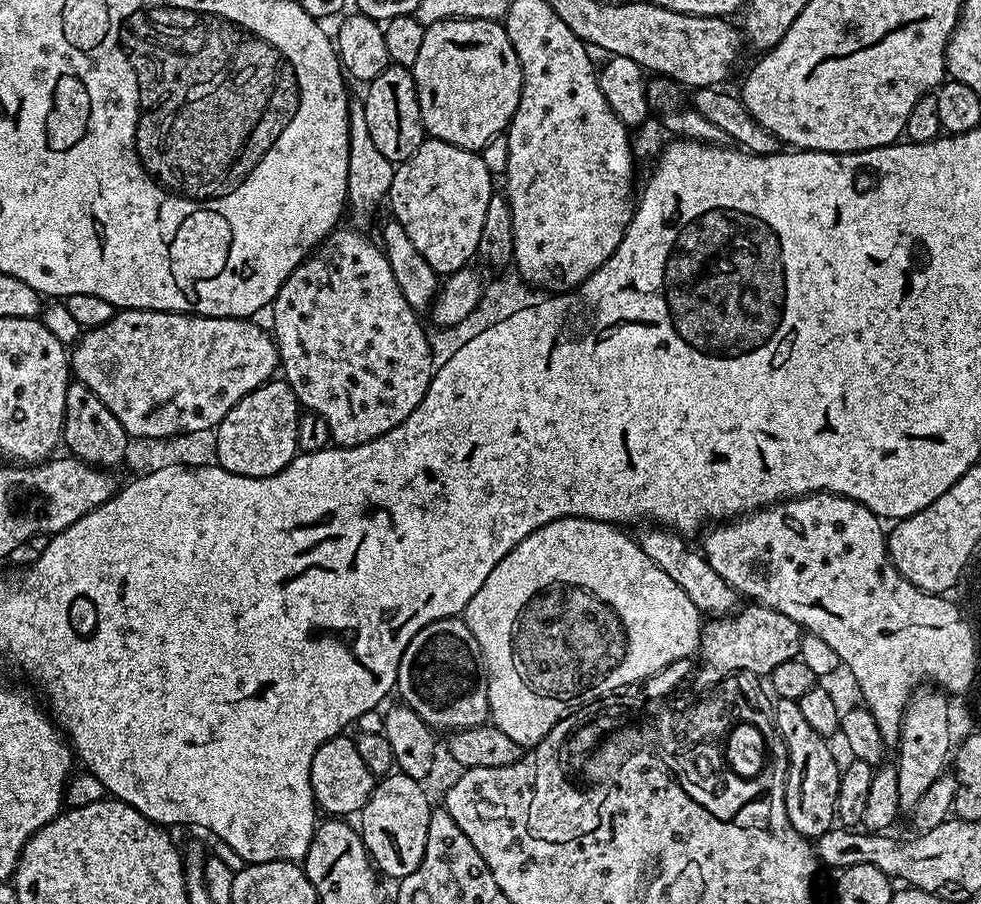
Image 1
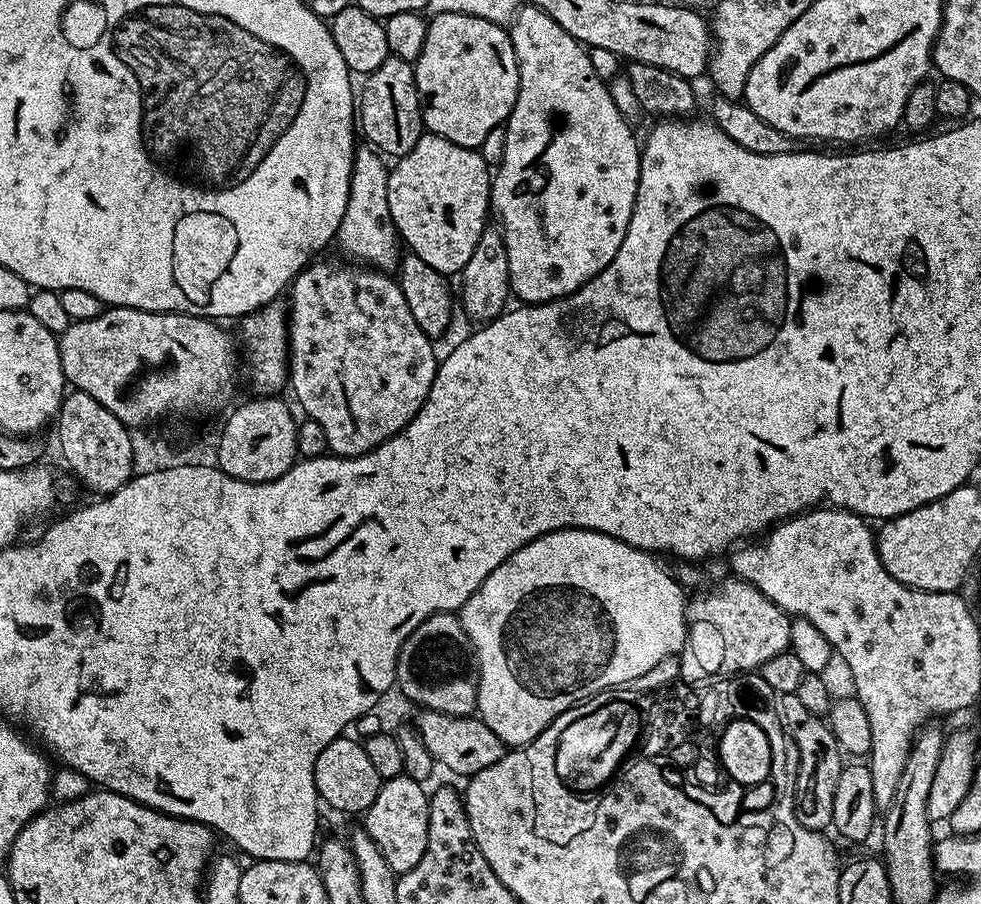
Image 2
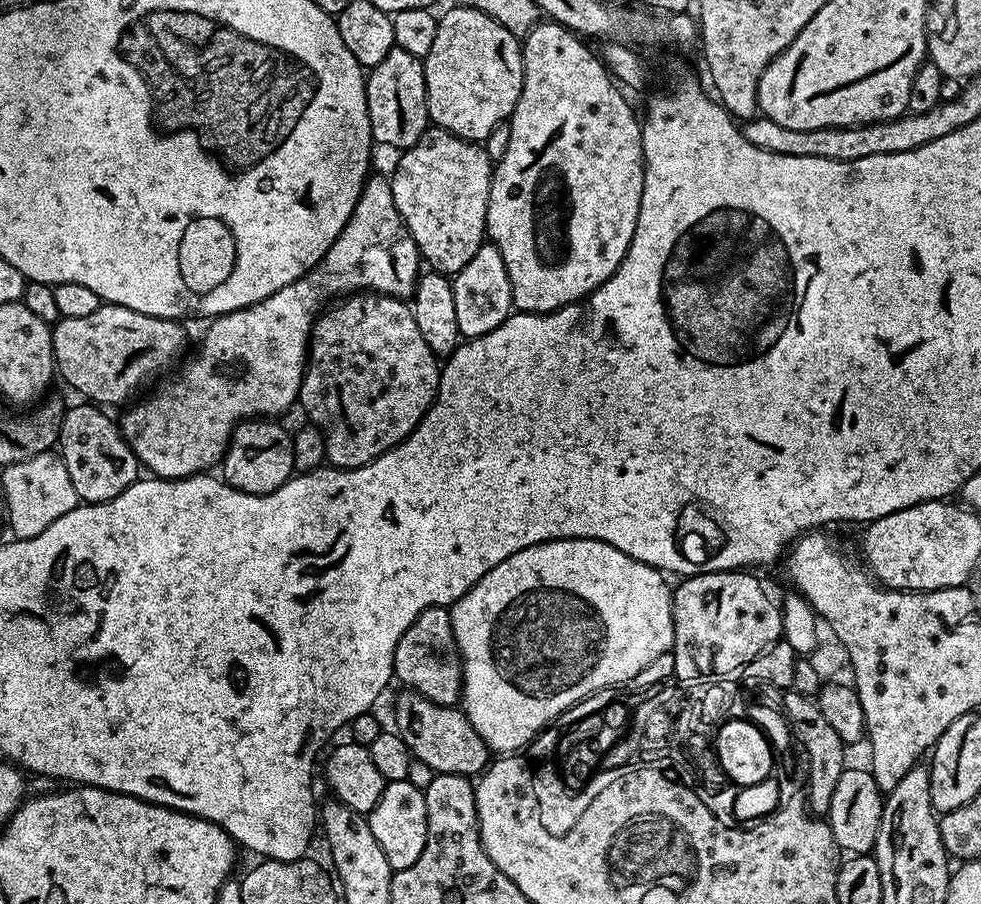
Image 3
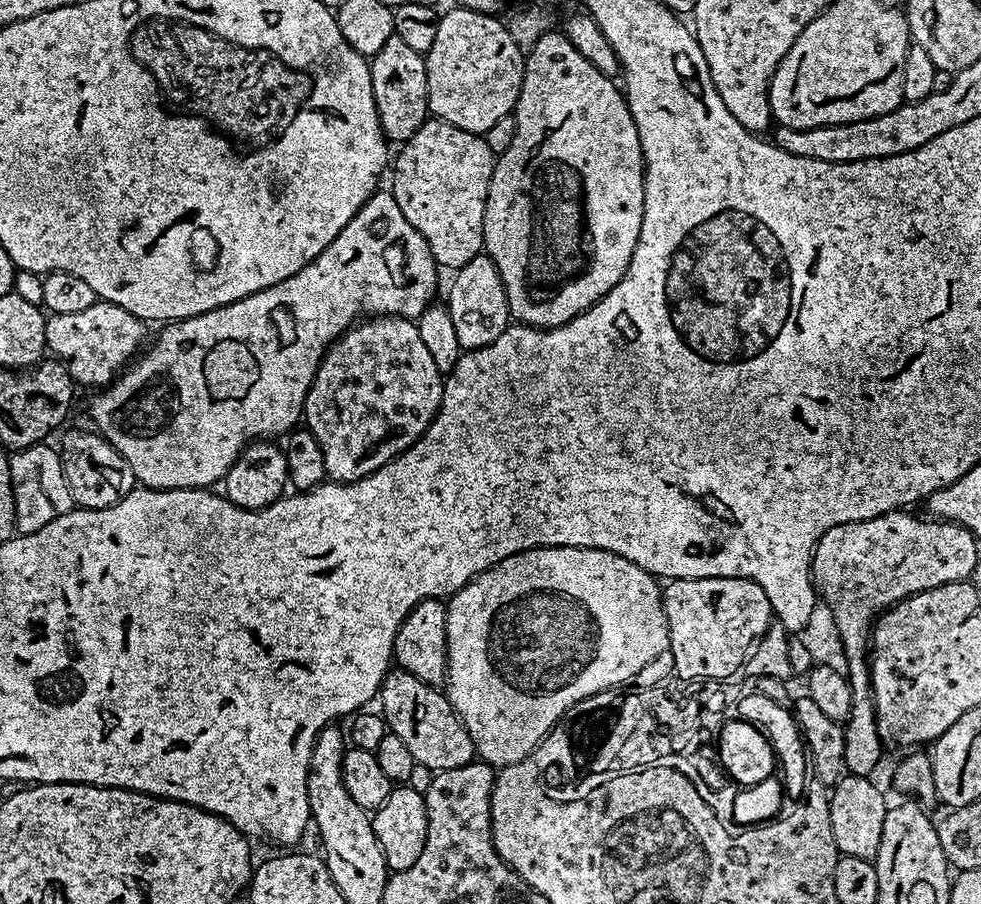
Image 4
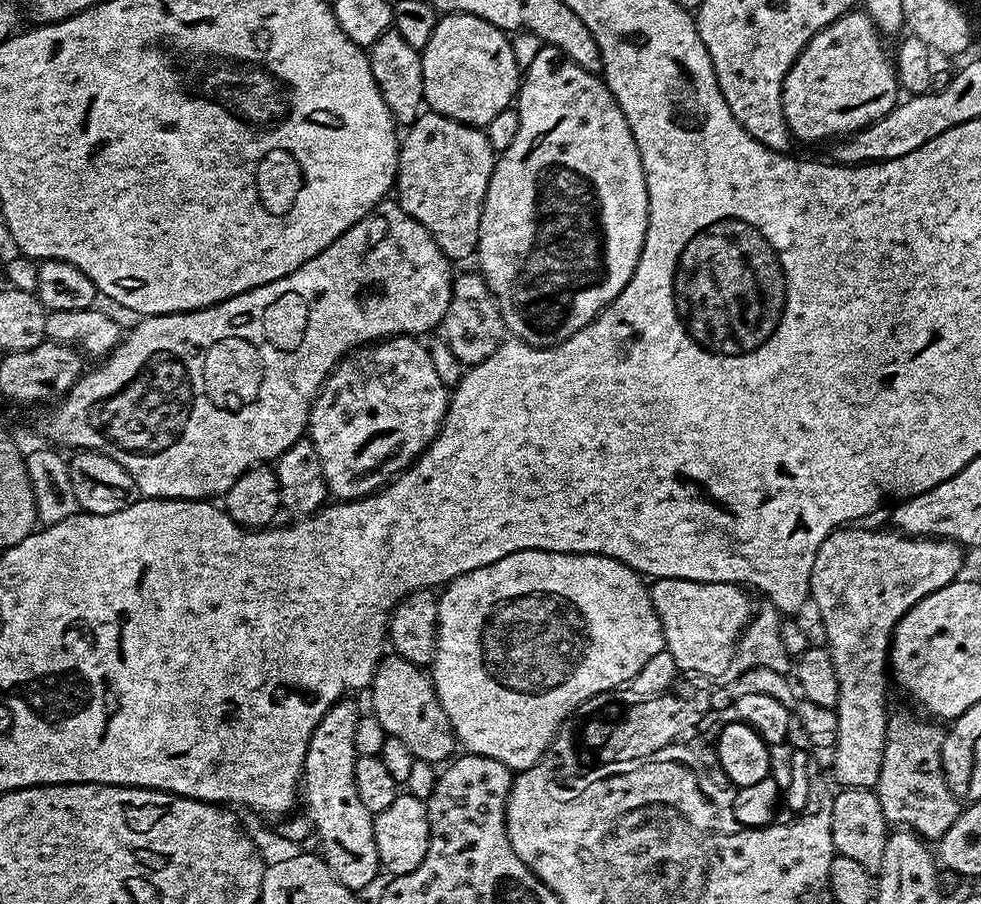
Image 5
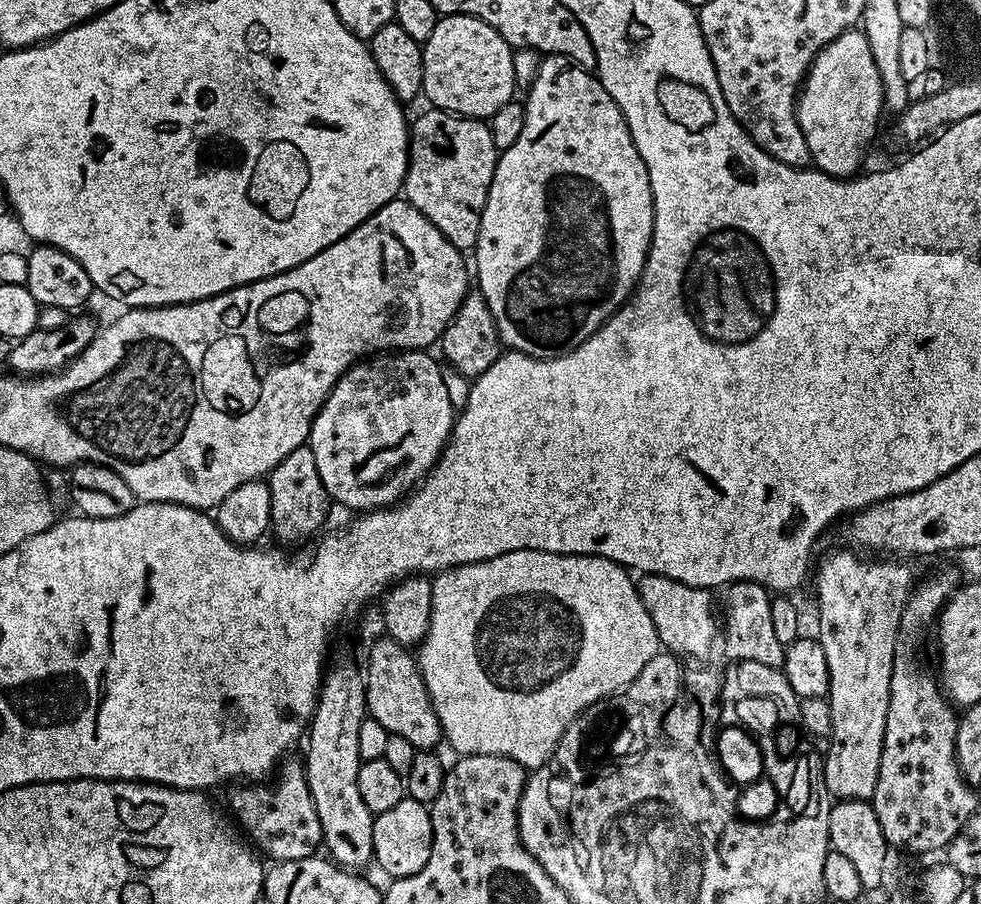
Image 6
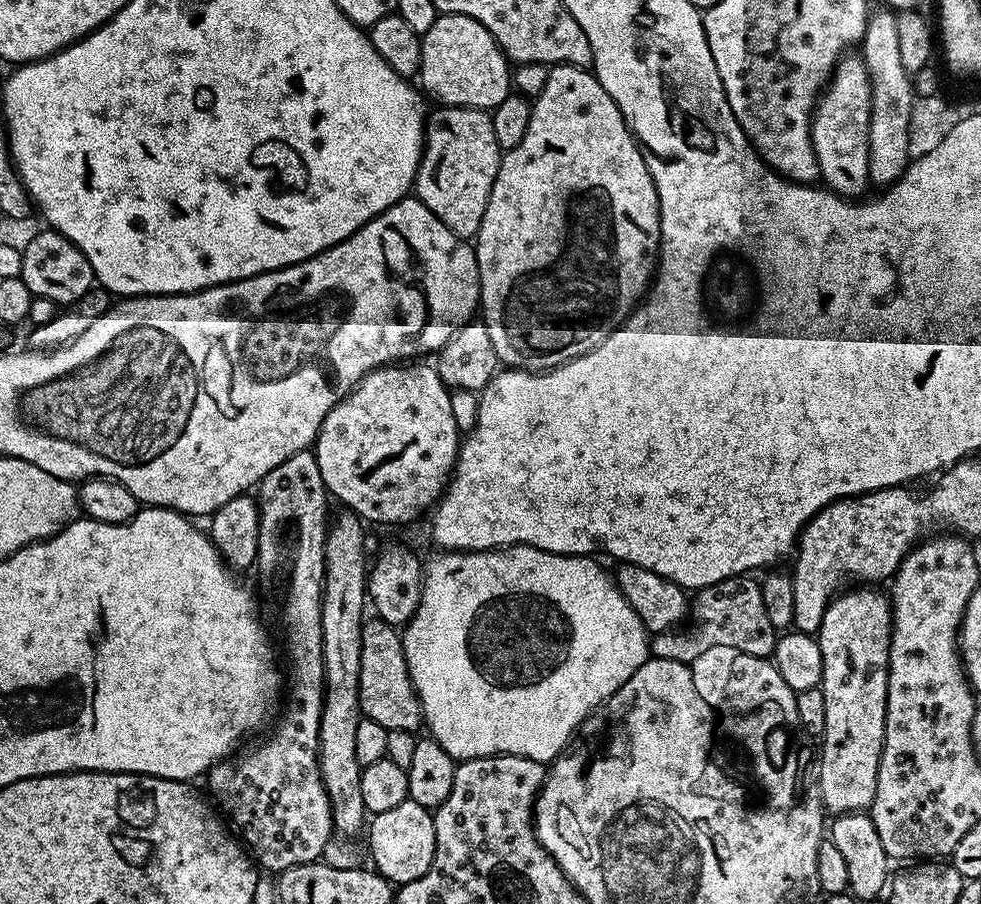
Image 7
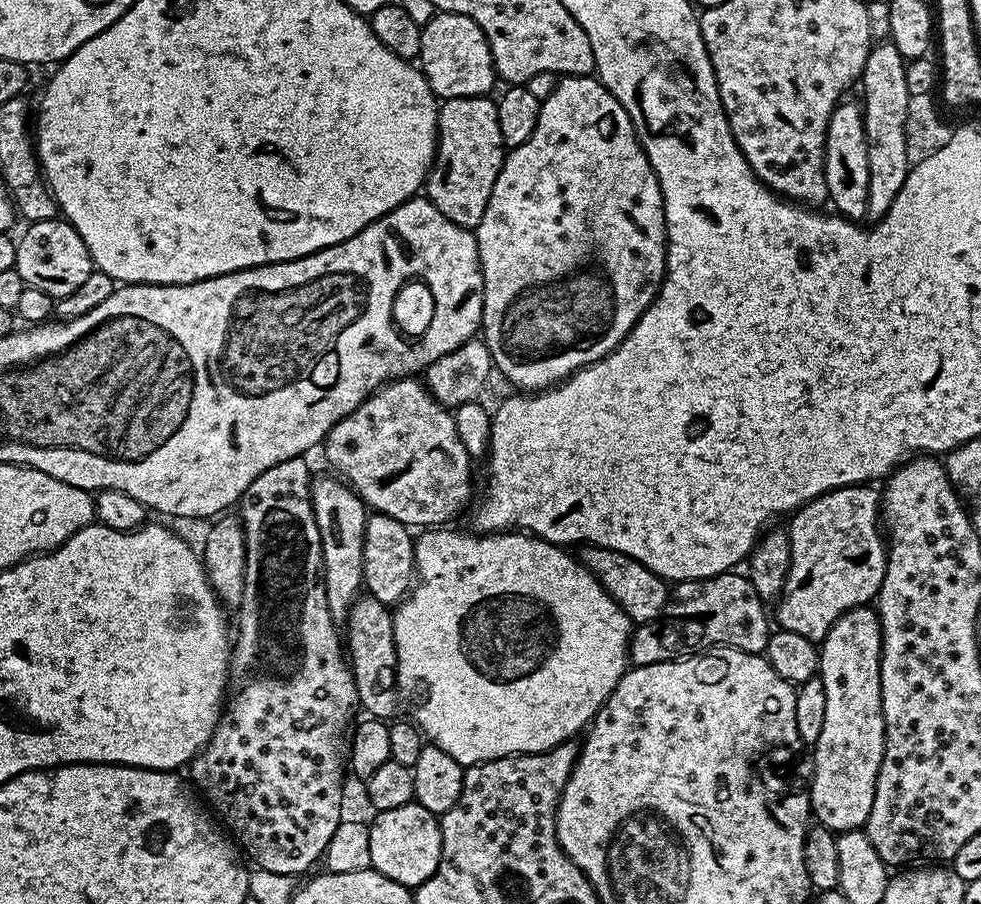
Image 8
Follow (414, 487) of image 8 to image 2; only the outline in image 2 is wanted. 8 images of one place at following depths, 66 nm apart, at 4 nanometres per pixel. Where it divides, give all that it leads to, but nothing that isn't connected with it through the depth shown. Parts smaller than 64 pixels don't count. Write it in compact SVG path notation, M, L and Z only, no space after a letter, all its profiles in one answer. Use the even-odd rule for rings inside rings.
M325 258L317 259L315 262L308 265L304 271L298 273L295 278L292 279L292 283L290 285L290 293L292 292L292 308L290 304L290 315L288 318L288 334L290 337L290 392L292 388L292 392L296 395L296 400L300 403L300 408L304 411L303 415L307 417L307 419L313 420L314 422L318 422L318 426L322 426L322 430L326 433L326 442L328 443L328 452L334 456L361 456L362 454L366 454L370 450L374 450L381 444L382 442L386 442L390 439L394 434L398 434L401 430L403 430L406 425L414 418L414 414L418 414L418 410L422 406L422 402L426 402L426 398L430 394L430 386L434 382L434 378L436 377L436 370L438 367L438 355L436 356L436 352L432 349L433 341L426 334L422 334L422 326L418 326L418 322L414 322L414 314L410 314L410 306L406 306L406 298L402 298L402 290L400 289L399 283L395 279L392 280L391 275L385 274L383 271L377 270L371 266L361 266L356 262L344 262L348 264L331 264L330 261L324 260Z

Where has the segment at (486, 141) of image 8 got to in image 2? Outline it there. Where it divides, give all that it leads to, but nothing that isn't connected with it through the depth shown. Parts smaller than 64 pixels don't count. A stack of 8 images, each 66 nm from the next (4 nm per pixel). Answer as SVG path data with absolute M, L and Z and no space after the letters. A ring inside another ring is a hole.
M420 136L414 150L391 165L388 209L397 236L411 255L439 272L459 274L490 220L490 166L477 149L458 146L441 136Z

